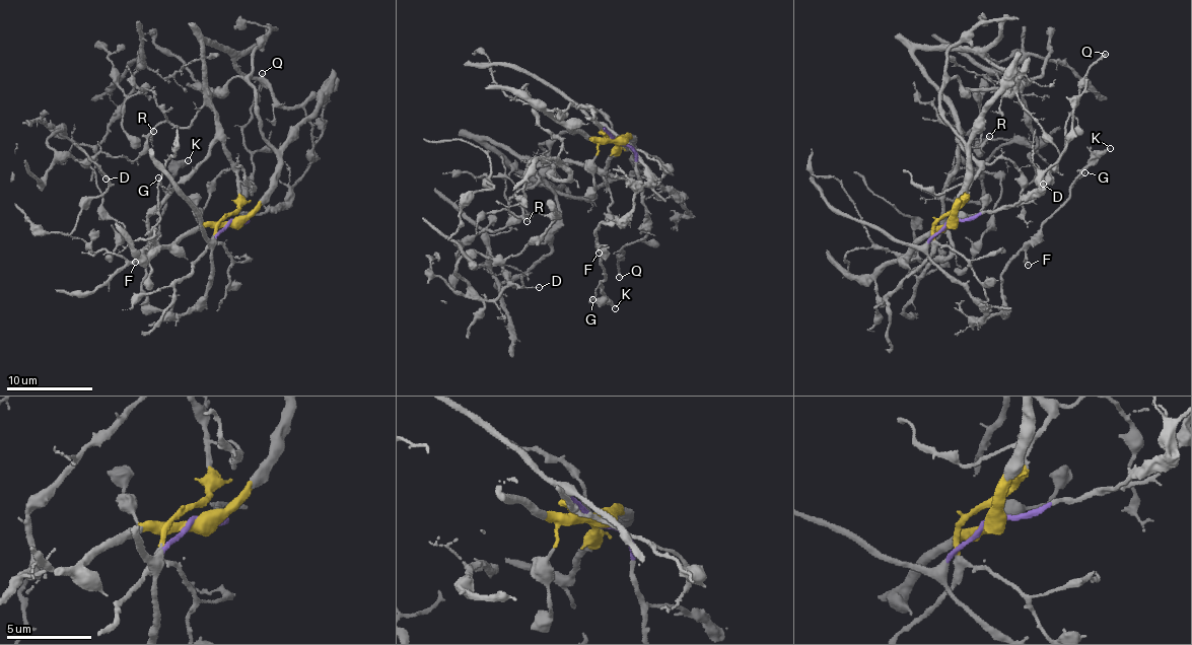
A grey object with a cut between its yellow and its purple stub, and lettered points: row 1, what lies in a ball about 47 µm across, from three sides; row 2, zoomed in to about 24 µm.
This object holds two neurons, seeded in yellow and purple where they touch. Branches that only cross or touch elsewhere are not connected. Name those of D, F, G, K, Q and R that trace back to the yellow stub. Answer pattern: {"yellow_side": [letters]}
{"yellow_side": ["D", "R"]}

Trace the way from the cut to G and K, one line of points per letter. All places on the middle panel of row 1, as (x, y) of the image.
G: (616, 141), (647, 177), (633, 210), (597, 224), (605, 281), (592, 298)
K: (616, 141), (647, 177), (633, 210), (597, 224), (594, 232), (605, 279), (600, 285), (615, 309)

